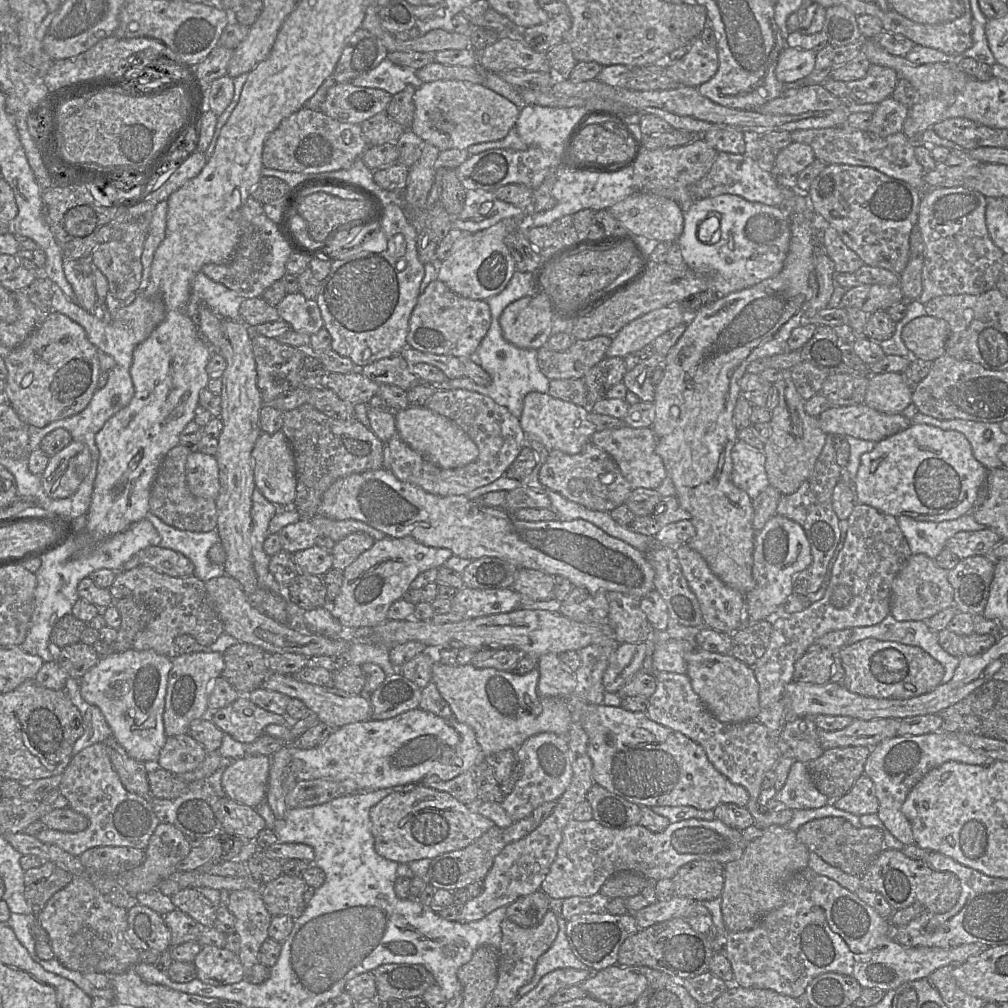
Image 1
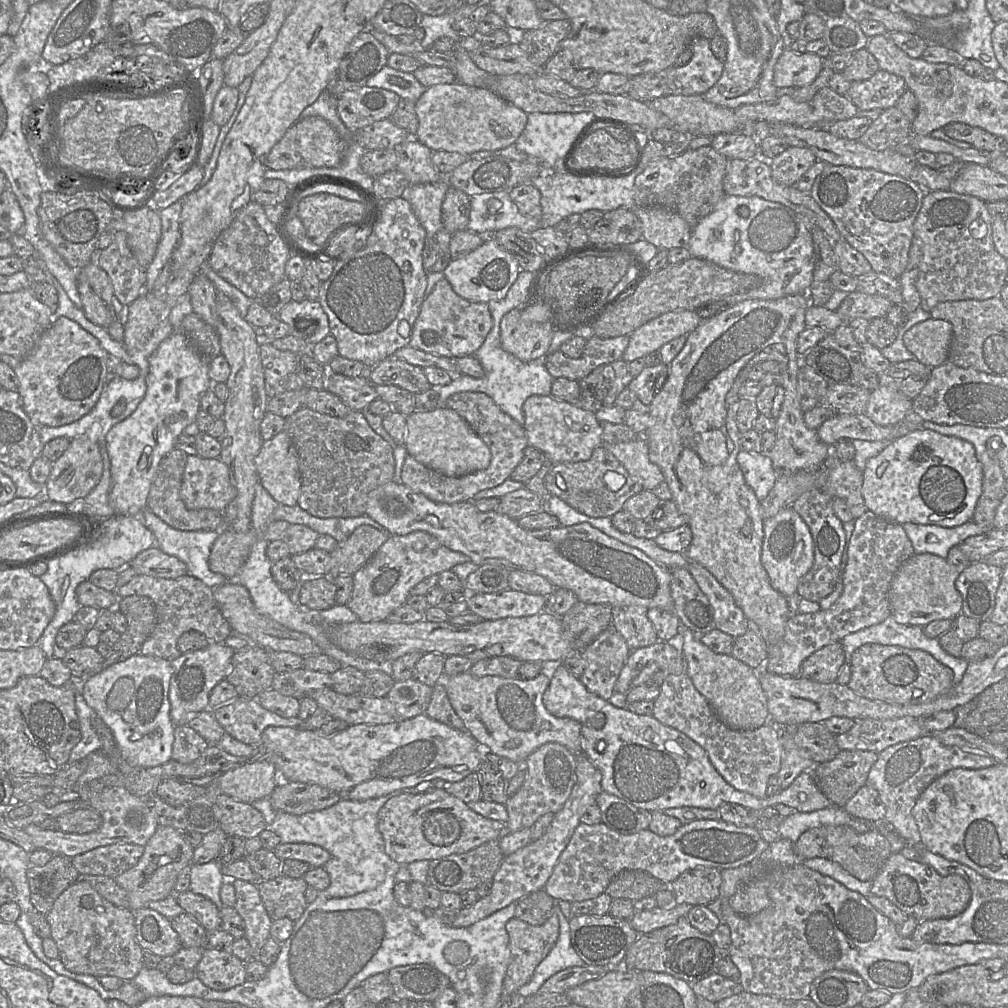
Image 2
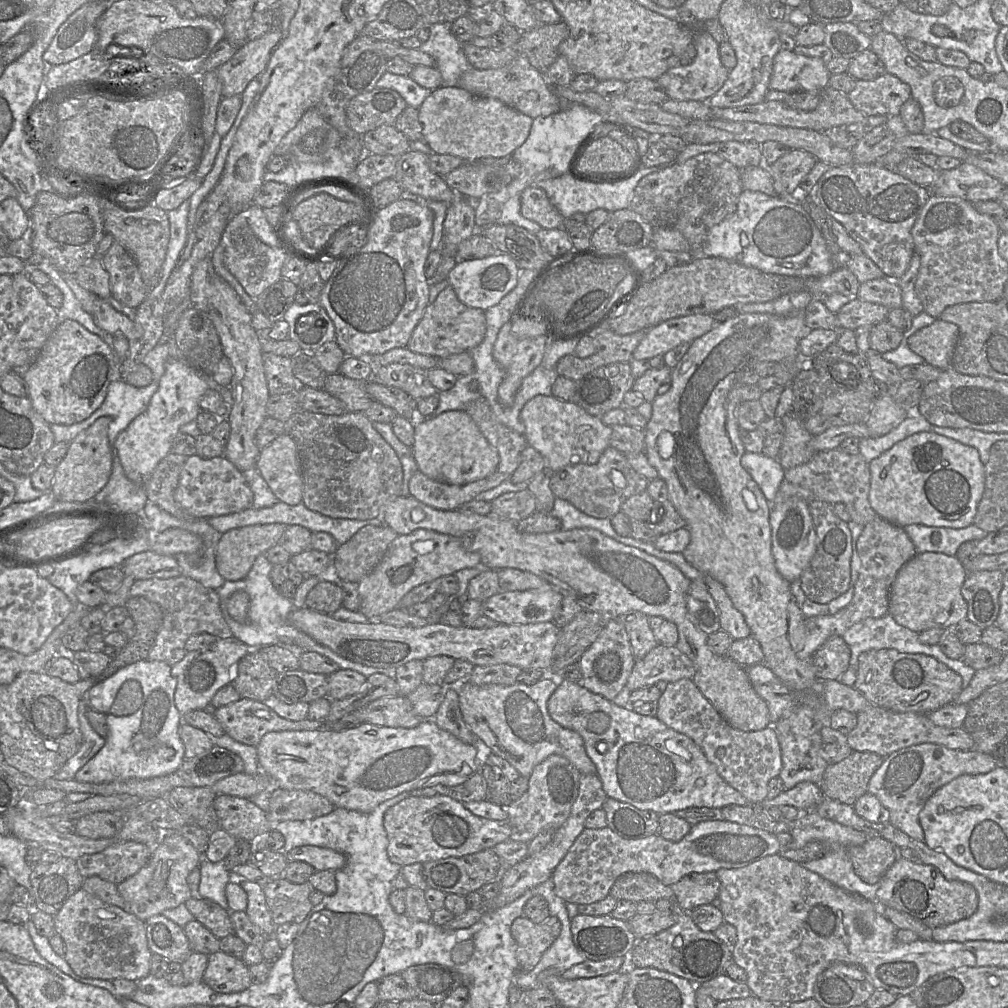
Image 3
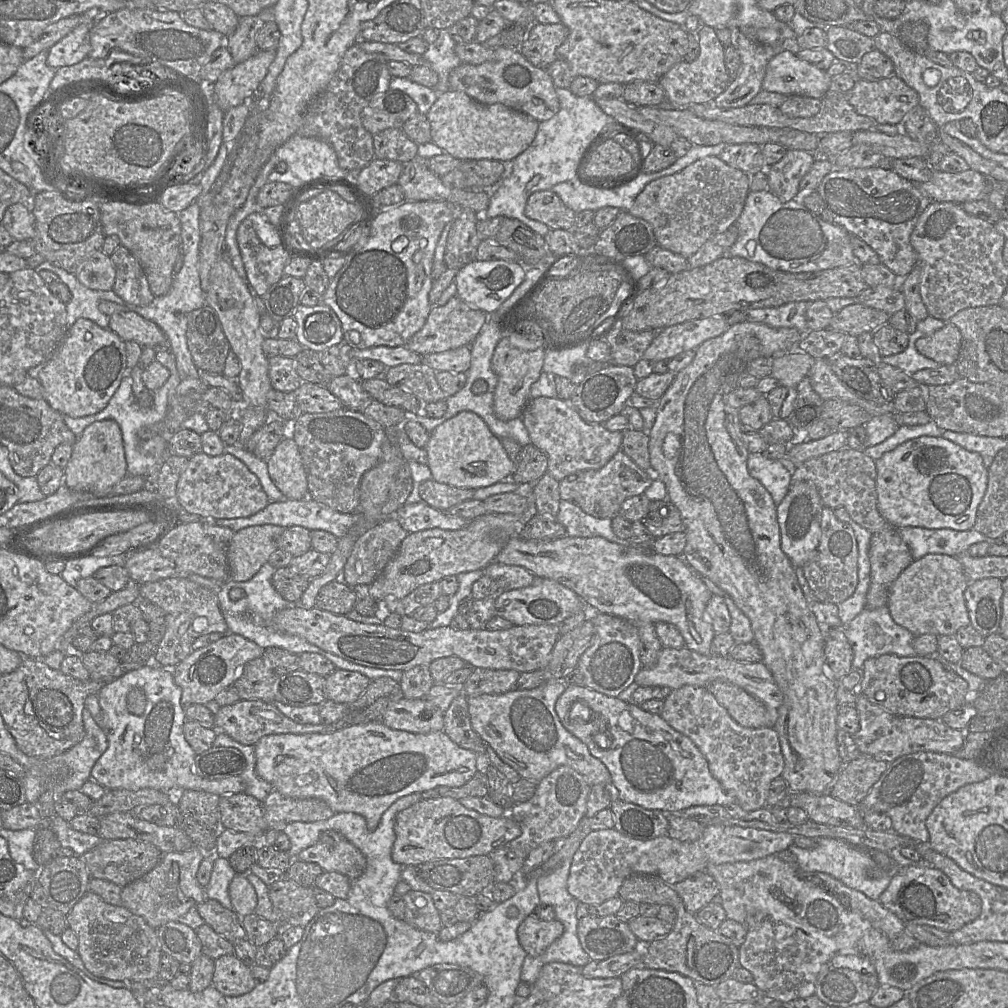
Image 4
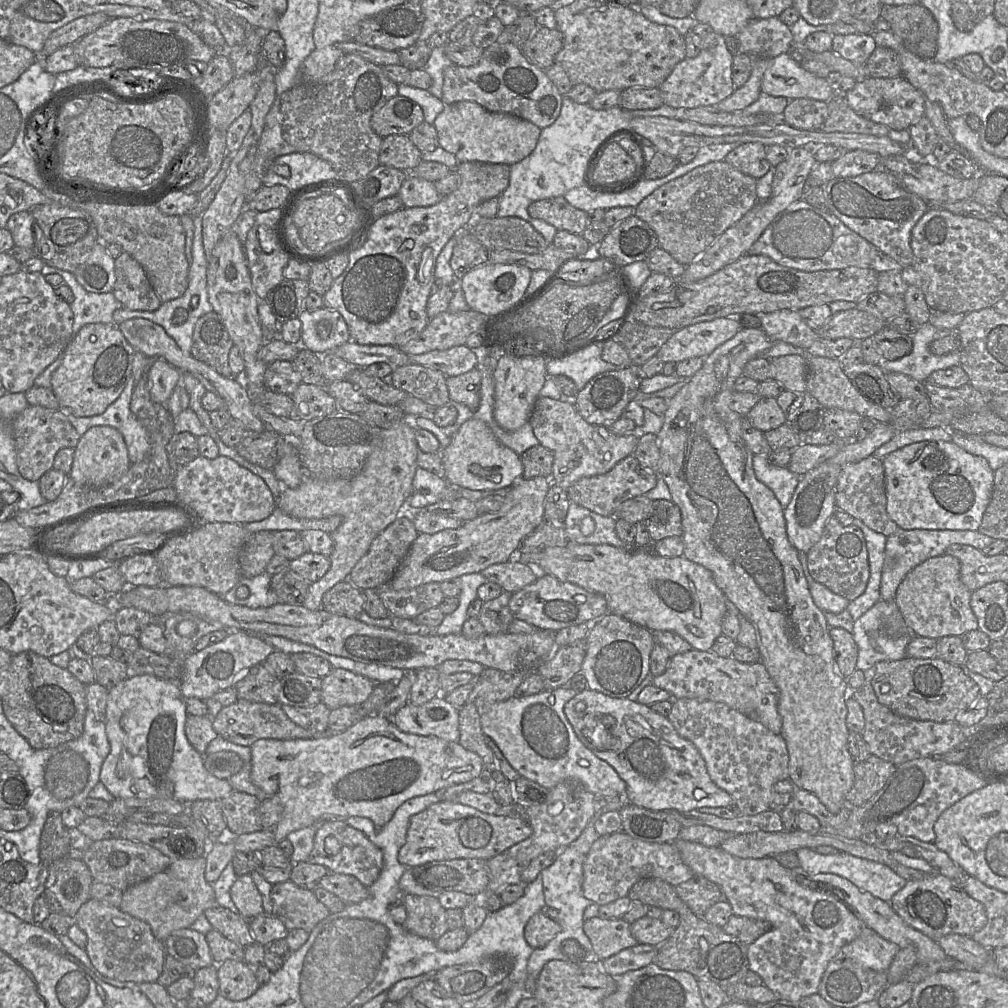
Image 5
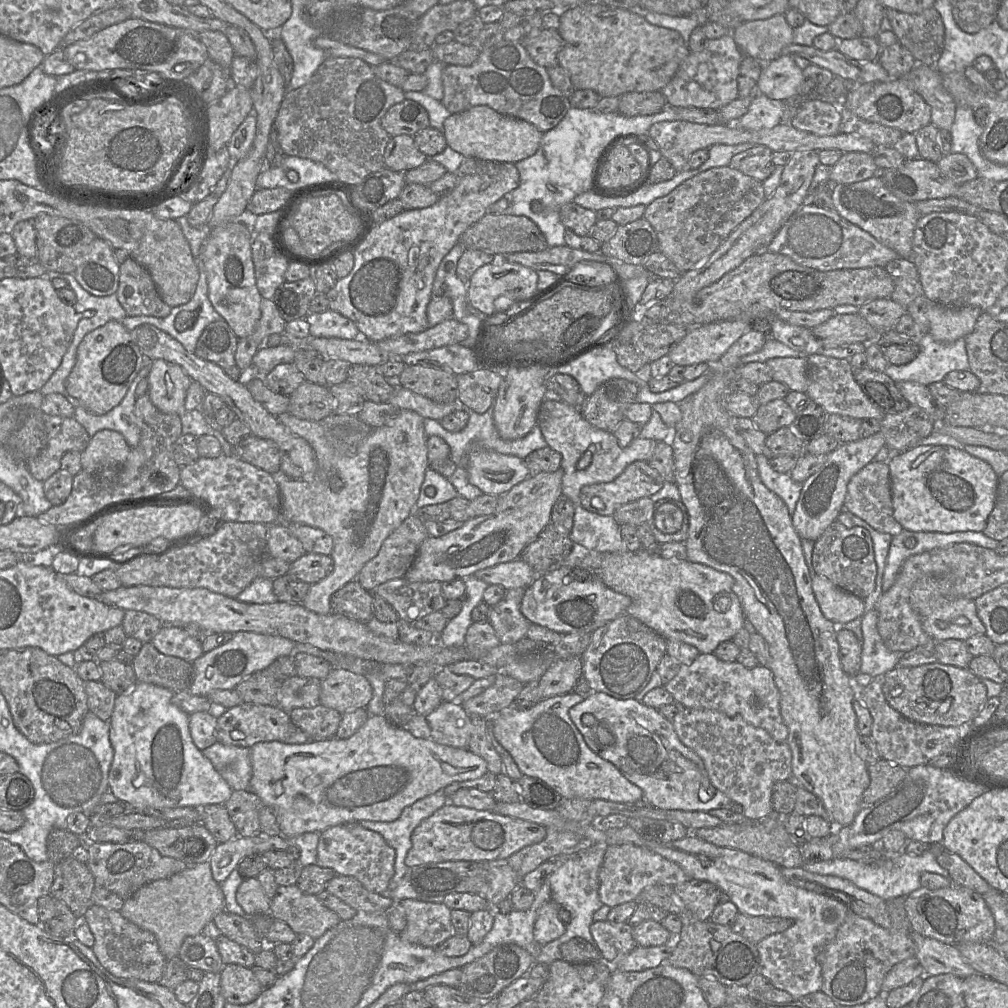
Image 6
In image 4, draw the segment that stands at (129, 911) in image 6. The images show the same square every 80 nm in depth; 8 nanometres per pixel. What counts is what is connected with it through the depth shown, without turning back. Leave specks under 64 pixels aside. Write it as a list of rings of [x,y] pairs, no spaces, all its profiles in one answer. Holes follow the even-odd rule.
[[[196,846],[185,852],[163,854],[151,871],[122,888],[122,906],[141,916],[153,929],[178,921],[189,909],[207,899],[205,888],[196,879],[197,870],[205,857],[206,852]]]

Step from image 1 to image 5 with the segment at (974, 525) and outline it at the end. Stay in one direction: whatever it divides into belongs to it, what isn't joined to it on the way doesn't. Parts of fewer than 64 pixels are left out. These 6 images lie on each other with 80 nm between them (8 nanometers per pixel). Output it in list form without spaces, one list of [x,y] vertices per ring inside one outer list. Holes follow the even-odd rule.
[[[898,529],[887,537],[885,560],[882,570],[880,597],[882,601],[894,600],[896,590],[904,577],[916,566],[929,558],[941,556],[952,545],[969,545],[982,550],[995,539],[977,531],[970,530],[929,530],[929,529]]]

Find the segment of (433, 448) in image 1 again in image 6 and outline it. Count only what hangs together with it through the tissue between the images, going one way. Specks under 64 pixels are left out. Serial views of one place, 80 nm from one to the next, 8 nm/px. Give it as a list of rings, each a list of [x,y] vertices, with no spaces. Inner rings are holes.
[[[473,445],[465,467],[469,482],[482,494],[500,497],[530,477],[523,459]]]

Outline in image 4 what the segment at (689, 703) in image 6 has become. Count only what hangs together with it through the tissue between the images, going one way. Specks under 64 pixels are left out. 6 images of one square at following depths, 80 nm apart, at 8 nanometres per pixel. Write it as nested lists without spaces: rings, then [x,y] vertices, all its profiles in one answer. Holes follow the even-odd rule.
[[[686,647],[666,648],[659,653],[658,660],[652,668],[644,668],[634,679],[639,687],[669,687],[671,690],[685,685],[707,688],[715,681],[734,684],[759,700],[768,713],[768,728],[774,728],[778,719],[778,710],[783,702],[783,695],[772,674],[762,661],[743,663],[731,658],[717,655],[702,655]]]

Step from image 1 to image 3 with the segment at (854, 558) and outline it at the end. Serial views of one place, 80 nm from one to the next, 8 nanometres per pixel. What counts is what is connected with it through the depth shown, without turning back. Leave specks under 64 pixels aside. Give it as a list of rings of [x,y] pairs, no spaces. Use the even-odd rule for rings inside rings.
[[[880,517],[863,526],[855,549],[860,559],[860,569],[857,580],[852,586],[852,599],[847,606],[833,615],[805,618],[804,646],[796,652],[800,660],[810,660],[827,639],[832,636],[842,636],[854,624],[867,618],[880,618],[887,614],[891,585],[902,566],[917,554],[904,529]]]

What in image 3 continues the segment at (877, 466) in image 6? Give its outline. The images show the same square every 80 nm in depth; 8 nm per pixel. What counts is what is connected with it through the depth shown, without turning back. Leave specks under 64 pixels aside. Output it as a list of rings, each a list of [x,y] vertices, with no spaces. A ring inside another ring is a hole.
[[[839,448],[817,452],[807,463],[785,471],[775,499],[770,505],[772,508],[791,497],[798,497],[807,502],[824,501],[832,505],[843,503],[851,521],[864,526],[879,517],[868,499],[870,479],[869,463],[861,454],[847,454]]]

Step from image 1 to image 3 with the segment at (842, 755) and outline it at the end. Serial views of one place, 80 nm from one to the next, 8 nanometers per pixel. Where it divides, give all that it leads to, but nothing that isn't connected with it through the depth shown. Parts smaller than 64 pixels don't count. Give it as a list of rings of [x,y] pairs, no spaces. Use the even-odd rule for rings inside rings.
[[[853,751],[840,762],[829,764],[819,783],[825,797],[853,805],[865,794],[873,773],[884,757],[869,751]]]

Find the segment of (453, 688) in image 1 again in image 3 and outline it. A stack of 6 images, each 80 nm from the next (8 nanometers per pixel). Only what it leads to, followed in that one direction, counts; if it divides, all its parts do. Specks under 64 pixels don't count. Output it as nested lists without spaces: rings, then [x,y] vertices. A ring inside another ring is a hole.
[[[546,671],[545,678],[530,686],[519,683],[476,686],[462,682],[456,687],[463,720],[480,746],[506,760],[520,776],[529,778],[533,769],[551,755],[566,758],[580,774],[596,774],[581,736],[560,726],[548,713],[547,701],[557,686],[556,676]]]

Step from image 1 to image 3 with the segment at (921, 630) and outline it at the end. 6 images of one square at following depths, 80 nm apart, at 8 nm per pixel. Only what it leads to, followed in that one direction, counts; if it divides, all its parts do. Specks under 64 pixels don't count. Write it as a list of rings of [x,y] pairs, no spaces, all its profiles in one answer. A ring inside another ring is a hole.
[[[888,612],[880,618],[867,618],[851,626],[843,635],[843,640],[850,649],[849,666],[856,667],[859,655],[867,650],[895,649],[903,653],[921,653],[932,656],[947,665],[962,677],[963,688],[967,687],[973,678],[975,670],[967,665],[963,659],[954,660],[947,657],[939,645],[926,645],[920,642],[919,633],[899,625]]]

